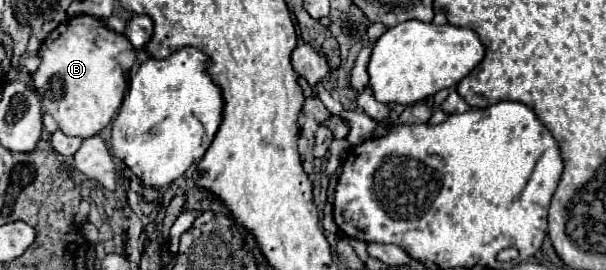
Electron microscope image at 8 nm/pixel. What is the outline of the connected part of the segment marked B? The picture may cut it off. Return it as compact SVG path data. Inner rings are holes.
M75 16L45 38L39 58L41 66L33 74L33 86L43 112L55 118L61 132L85 140L111 124L127 88L125 72L135 64L135 48L123 34L105 28L93 16Z

